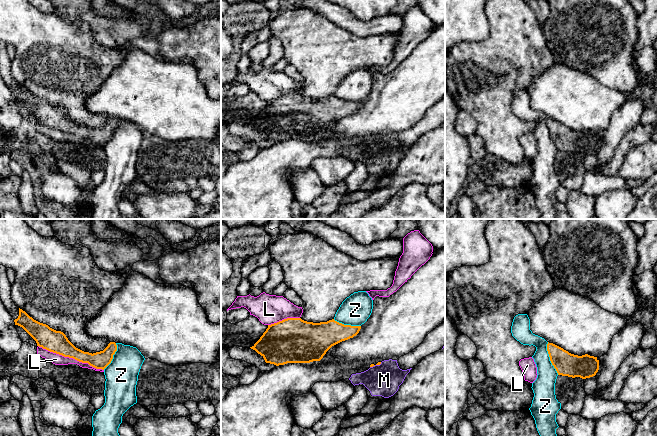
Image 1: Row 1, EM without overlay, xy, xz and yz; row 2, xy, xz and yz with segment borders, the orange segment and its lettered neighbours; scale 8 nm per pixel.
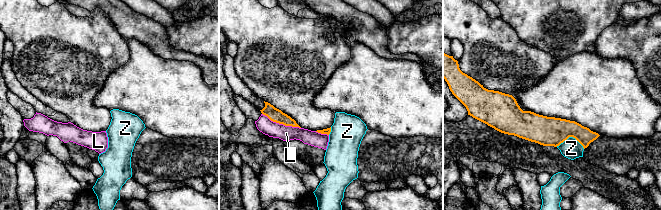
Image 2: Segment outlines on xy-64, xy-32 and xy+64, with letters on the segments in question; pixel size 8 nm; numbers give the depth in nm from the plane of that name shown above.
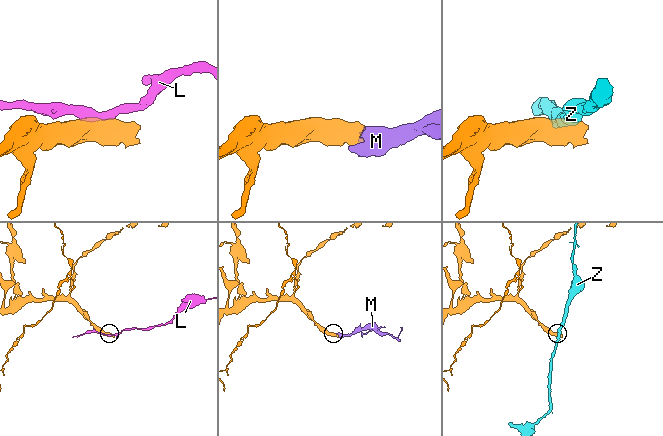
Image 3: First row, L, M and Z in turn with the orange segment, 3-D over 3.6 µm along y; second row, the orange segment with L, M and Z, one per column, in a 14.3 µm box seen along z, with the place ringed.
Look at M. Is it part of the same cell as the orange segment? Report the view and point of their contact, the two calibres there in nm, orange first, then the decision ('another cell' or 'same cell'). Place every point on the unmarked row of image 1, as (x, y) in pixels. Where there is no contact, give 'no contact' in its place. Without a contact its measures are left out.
xz (374, 141) | 20/260 nm | same cell

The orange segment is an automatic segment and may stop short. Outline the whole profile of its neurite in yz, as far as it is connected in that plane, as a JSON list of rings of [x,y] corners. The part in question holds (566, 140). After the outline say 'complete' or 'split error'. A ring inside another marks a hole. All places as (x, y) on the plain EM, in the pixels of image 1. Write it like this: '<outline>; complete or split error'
[[[549,118],[547,127],[558,151],[586,155],[595,152],[599,146],[597,133],[588,130],[582,132],[574,131]]]; complete

